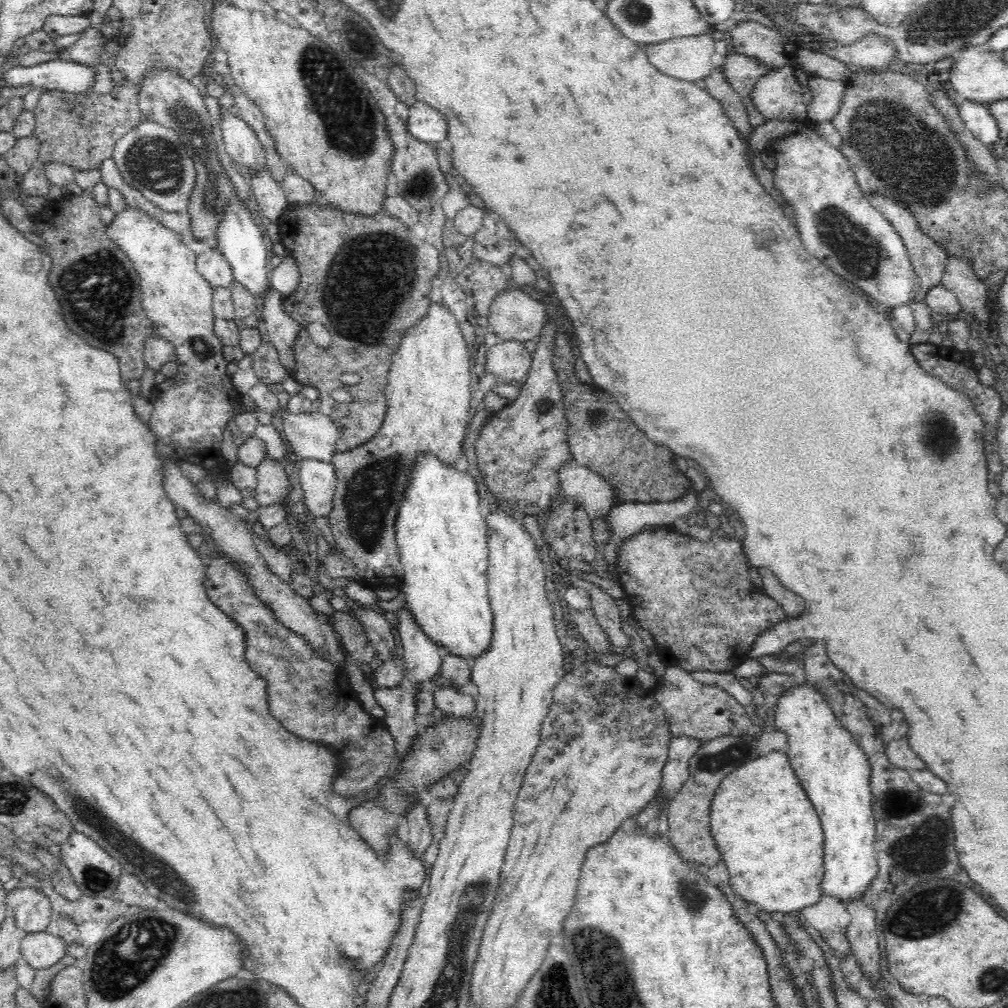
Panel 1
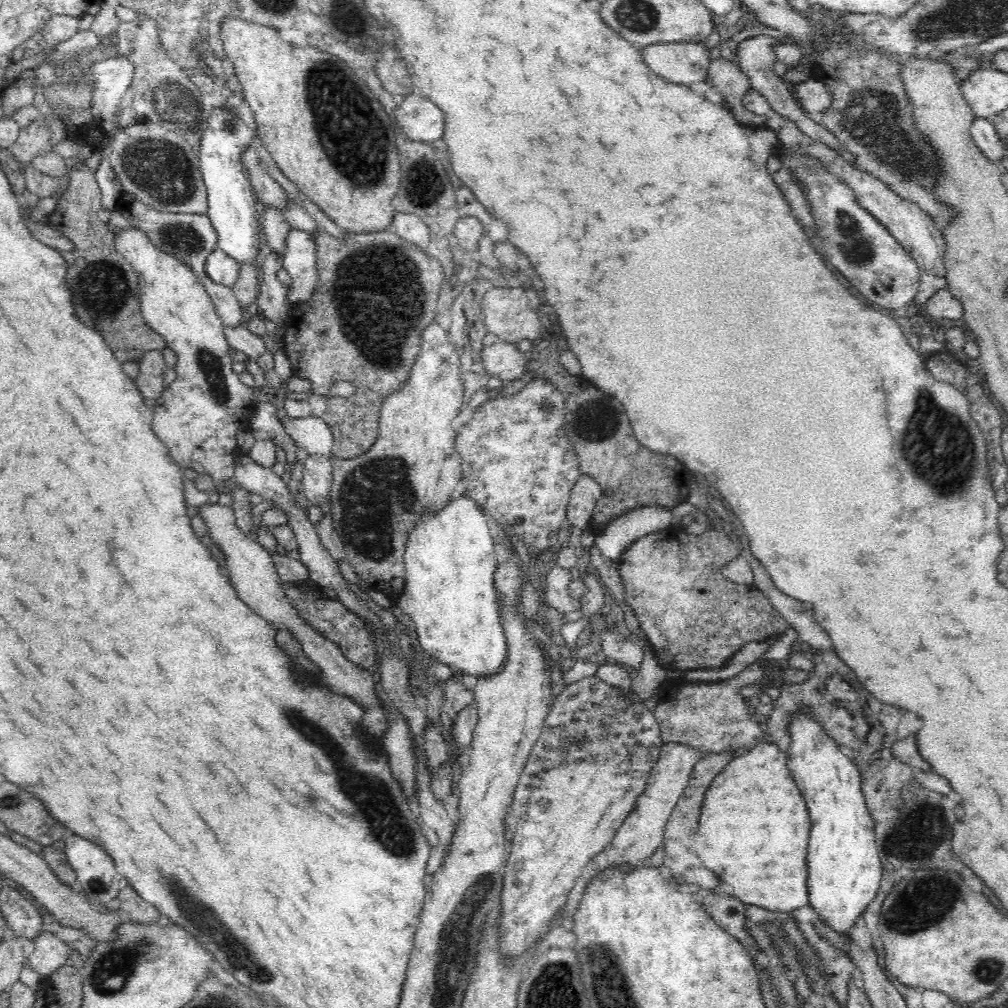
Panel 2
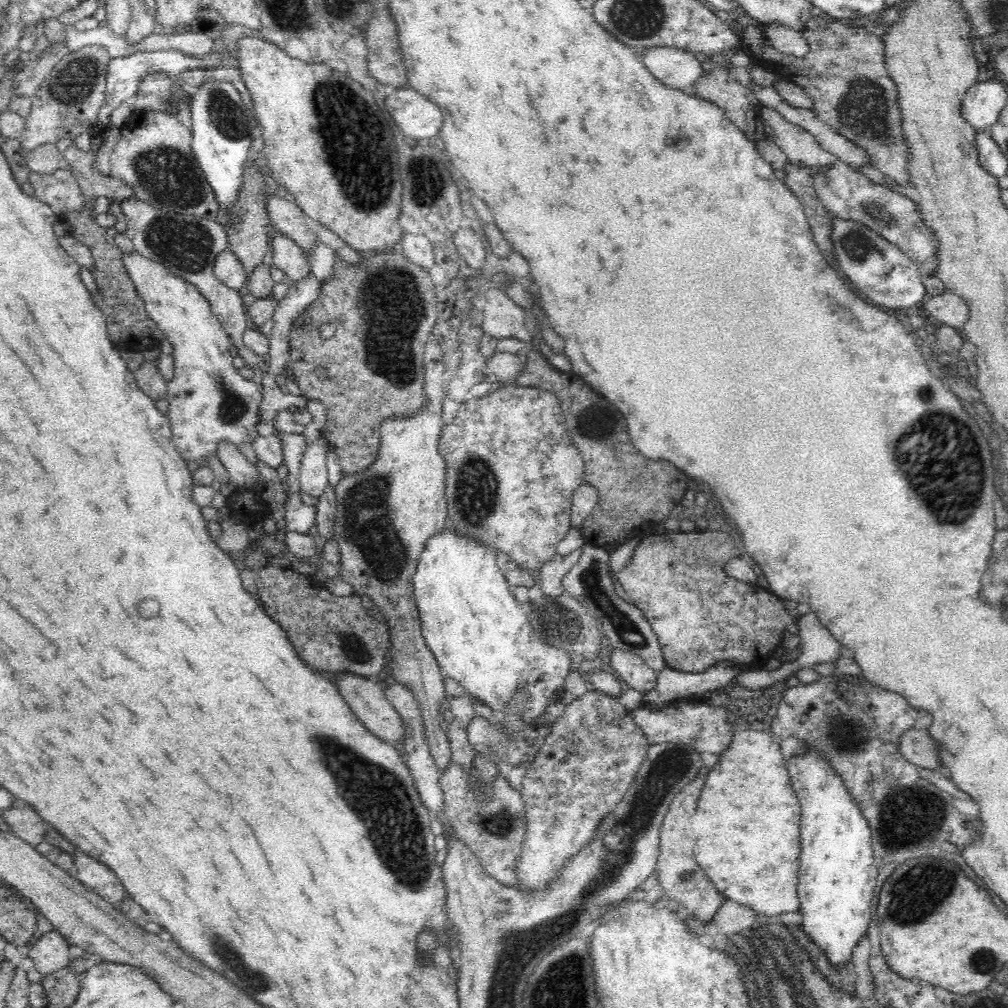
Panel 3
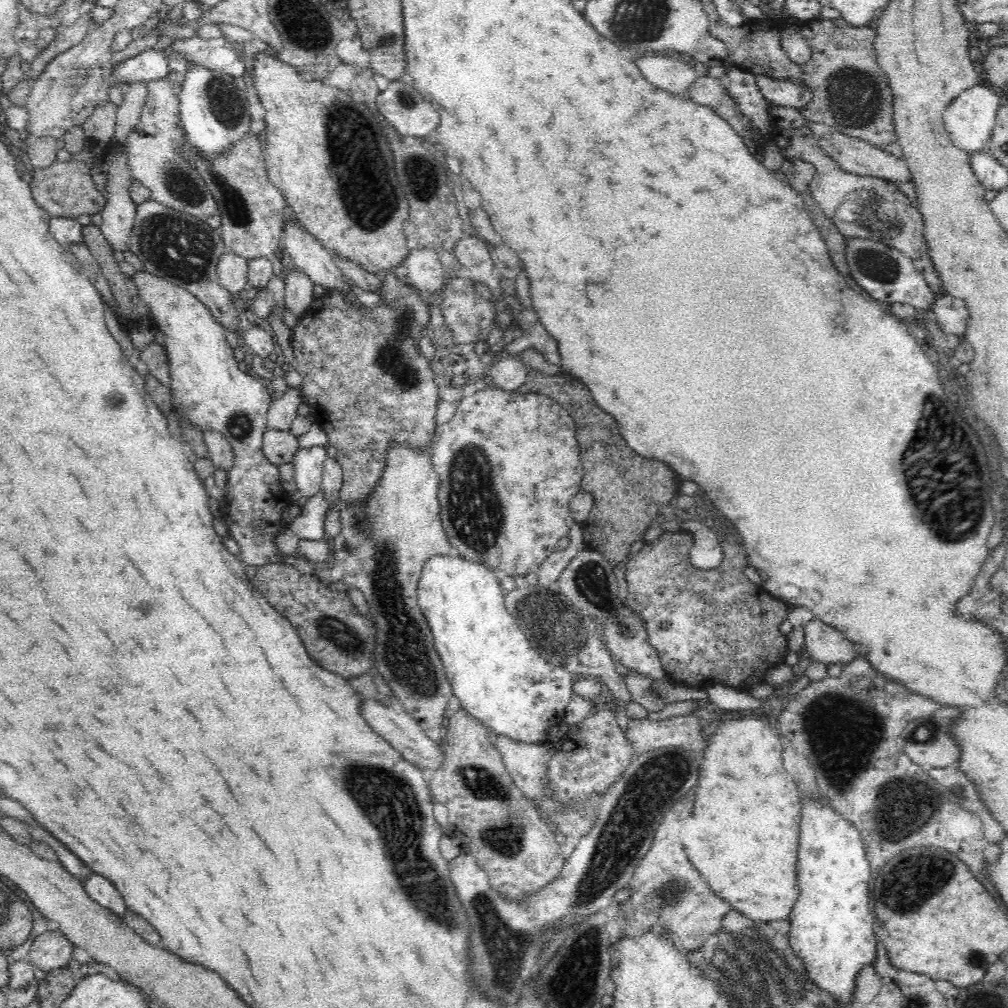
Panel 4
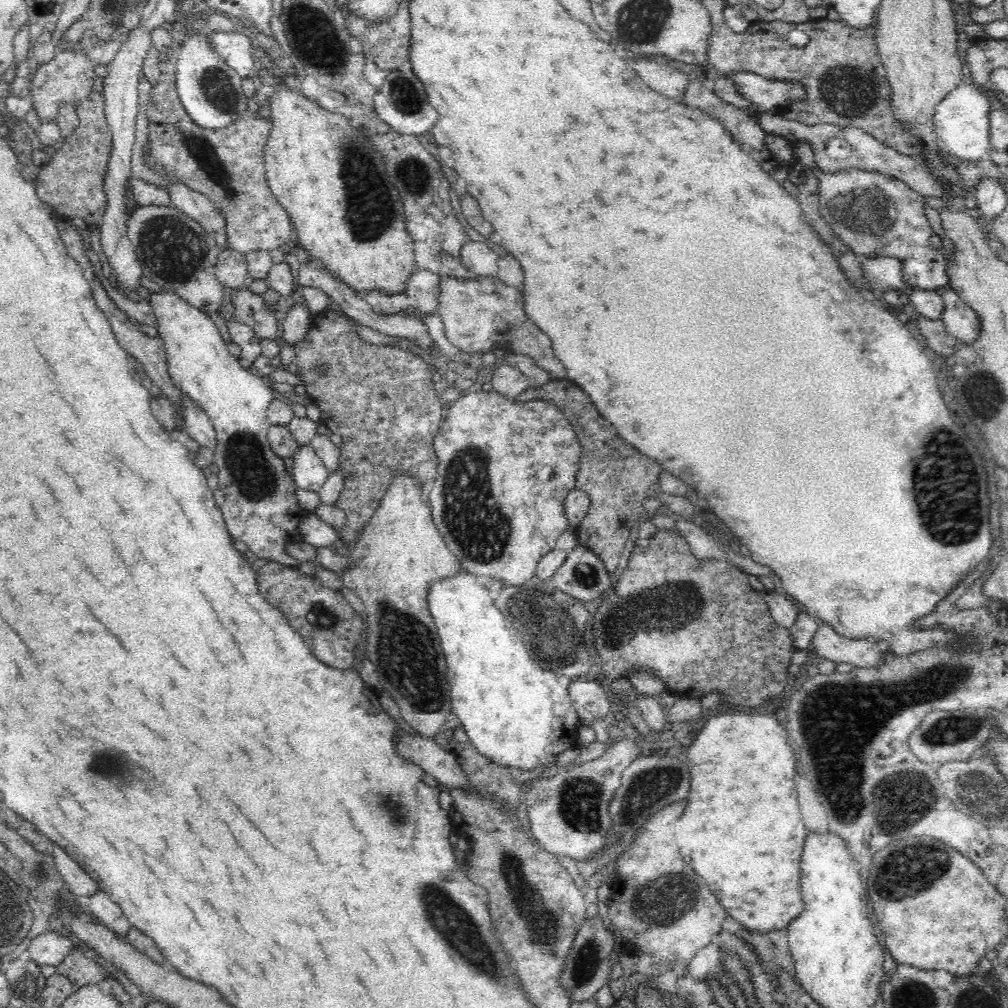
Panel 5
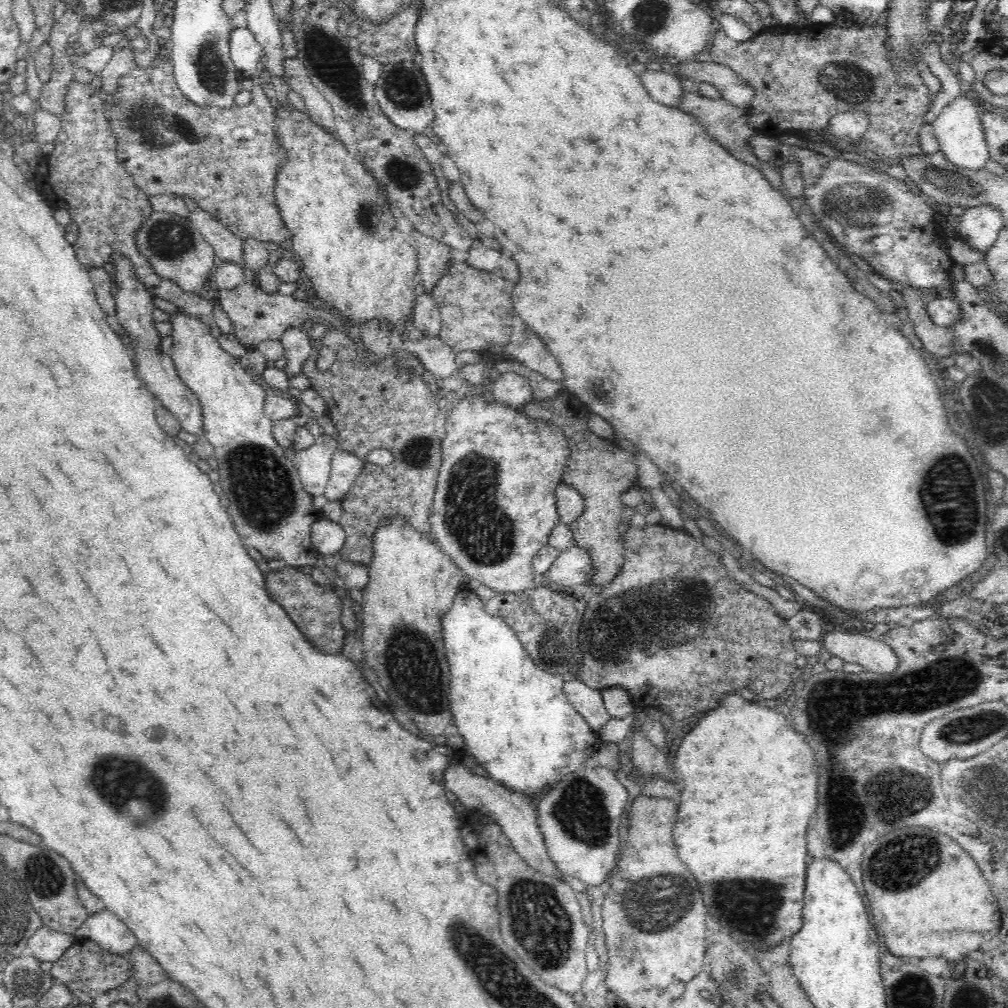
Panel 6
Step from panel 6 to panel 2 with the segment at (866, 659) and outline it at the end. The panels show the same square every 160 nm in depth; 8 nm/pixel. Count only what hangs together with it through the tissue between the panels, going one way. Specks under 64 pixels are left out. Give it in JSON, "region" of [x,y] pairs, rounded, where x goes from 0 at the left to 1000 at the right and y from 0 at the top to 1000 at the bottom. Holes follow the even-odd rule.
{"region":[[[746,549],[740,550],[739,554],[747,568],[747,583],[752,583],[764,594],[771,607],[782,616],[784,622],[792,627],[796,638],[800,637],[806,643],[810,643],[812,645],[810,650],[815,645],[826,645],[827,639],[823,631],[813,623],[806,611],[806,602],[772,585],[760,564]]]}

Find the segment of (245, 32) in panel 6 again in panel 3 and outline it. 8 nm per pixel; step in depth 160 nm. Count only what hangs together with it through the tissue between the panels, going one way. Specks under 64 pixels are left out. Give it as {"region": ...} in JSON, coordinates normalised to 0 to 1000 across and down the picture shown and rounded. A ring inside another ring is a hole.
{"region":[[[215,44],[215,48],[211,49],[210,52],[206,52],[206,54],[202,54],[202,56],[189,56],[175,48],[163,48],[163,50],[155,50],[155,52],[137,52],[123,58],[112,58],[107,63],[105,99],[101,109],[99,109],[99,113],[97,113],[97,120],[94,122],[95,129],[105,135],[108,126],[111,125],[109,122],[111,111],[115,107],[121,106],[123,101],[131,100],[141,81],[146,77],[145,75],[162,73],[168,76],[173,75],[173,73],[179,73],[182,69],[194,67],[205,69],[208,72],[210,69],[220,66],[220,62],[226,55],[227,52]]]}

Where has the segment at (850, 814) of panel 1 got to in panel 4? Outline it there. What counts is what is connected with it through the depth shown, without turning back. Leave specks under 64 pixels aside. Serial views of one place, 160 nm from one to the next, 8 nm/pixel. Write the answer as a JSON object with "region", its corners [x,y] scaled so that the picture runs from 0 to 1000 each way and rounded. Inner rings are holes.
{"region":[[[818,795],[817,800],[813,800],[811,796],[810,798],[800,796],[798,804],[796,804],[796,827],[794,827],[794,845],[792,845],[791,875],[794,887],[792,895],[790,895],[790,899],[788,899],[782,911],[784,923],[781,927],[781,932],[788,946],[796,953],[799,960],[799,967],[808,976],[808,979],[819,984],[827,993],[831,994],[831,997],[836,997],[837,999],[843,999],[849,993],[850,971],[853,962],[857,962],[861,958],[866,958],[869,953],[871,929],[868,923],[868,913],[863,907],[863,881],[861,881],[861,873],[863,873],[863,860],[851,823],[840,813],[837,813],[830,806],[827,806]]]}

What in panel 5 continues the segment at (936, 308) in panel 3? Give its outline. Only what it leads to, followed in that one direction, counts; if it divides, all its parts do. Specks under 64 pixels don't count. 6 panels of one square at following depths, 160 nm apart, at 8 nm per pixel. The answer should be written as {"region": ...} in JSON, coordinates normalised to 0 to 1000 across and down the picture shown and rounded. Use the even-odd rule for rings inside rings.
{"region":[[[942,280],[933,289],[938,304],[935,318],[939,329],[949,335],[953,342],[965,344],[966,339],[972,335],[972,321],[974,321],[972,313],[958,303]]]}

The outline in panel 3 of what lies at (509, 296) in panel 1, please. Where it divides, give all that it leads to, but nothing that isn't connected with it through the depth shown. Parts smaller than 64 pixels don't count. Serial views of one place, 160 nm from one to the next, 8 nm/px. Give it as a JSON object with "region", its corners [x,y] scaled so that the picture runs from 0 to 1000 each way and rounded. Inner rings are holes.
{"region":[[[481,285],[480,315],[476,325],[488,337],[514,336],[524,339],[527,330],[521,324],[521,305],[516,305],[497,288]]]}

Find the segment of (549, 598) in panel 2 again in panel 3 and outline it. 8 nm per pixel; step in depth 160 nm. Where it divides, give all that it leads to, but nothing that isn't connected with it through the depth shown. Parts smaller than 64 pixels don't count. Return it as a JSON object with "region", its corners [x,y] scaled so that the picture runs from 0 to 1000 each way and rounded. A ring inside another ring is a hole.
{"region":[[[575,542],[569,548],[557,552],[552,549],[544,558],[534,566],[534,578],[537,581],[538,587],[542,591],[554,591],[561,584],[558,581],[560,571],[565,567],[574,556],[578,542]]]}

